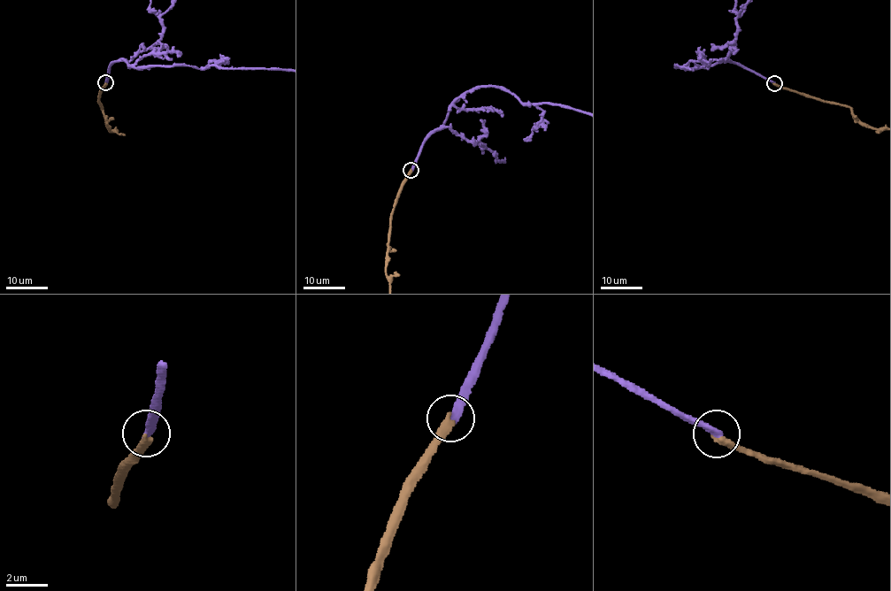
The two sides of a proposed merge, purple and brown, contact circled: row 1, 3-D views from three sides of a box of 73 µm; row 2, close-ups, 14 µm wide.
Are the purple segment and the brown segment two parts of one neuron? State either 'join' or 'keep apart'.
keep apart

